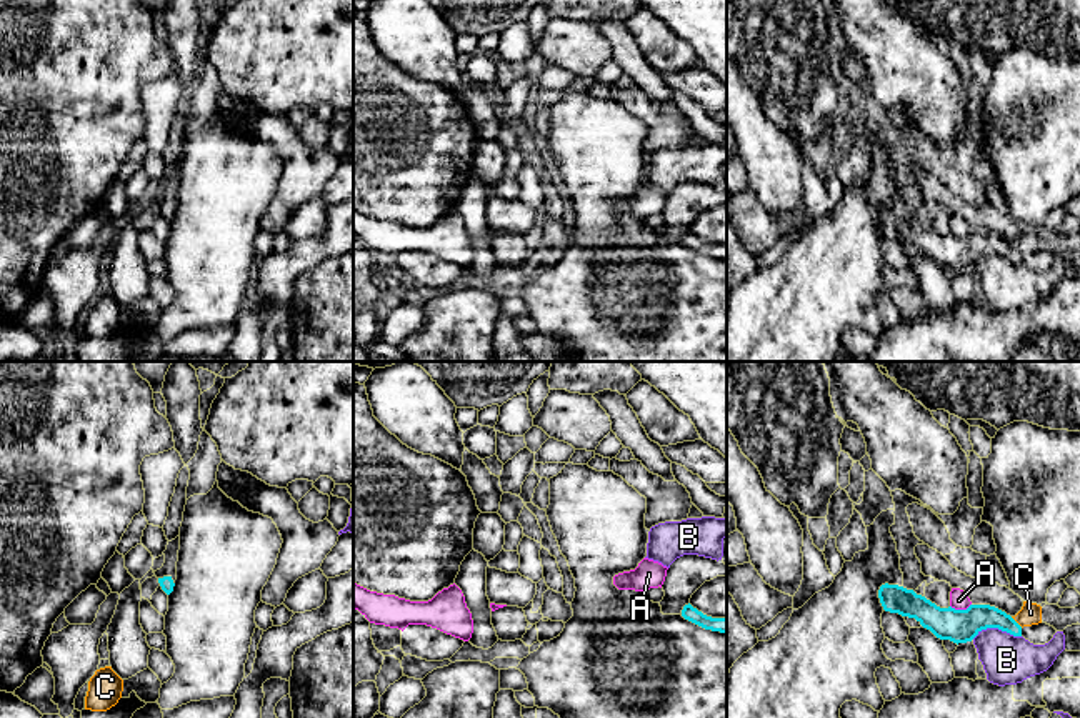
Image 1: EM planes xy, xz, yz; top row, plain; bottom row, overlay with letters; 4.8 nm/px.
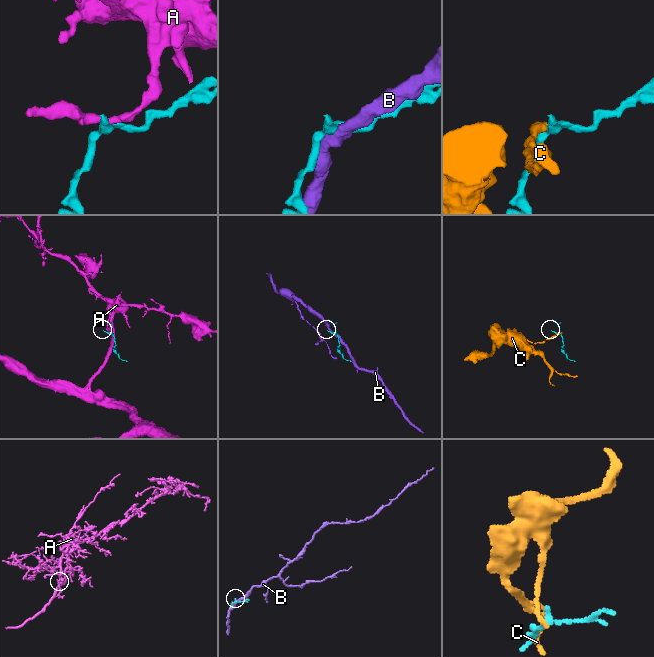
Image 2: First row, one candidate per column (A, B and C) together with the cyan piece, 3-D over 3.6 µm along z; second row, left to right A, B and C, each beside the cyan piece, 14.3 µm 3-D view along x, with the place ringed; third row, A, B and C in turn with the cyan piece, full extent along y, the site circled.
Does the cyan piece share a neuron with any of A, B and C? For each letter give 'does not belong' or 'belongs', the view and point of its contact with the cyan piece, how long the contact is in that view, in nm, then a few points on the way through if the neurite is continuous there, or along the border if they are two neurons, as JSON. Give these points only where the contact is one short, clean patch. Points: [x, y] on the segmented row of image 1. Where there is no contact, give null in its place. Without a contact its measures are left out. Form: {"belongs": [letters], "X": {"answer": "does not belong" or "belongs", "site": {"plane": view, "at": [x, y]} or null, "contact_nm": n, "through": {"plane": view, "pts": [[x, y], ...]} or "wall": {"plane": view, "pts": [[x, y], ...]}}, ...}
{"belongs": [], "A": {"answer": "does not belong", "site": {"plane": "yz", "at": [960, 610]}, "contact_nm": 110, "wall": {"plane": "yz", "pts": [[970, 603], [965, 608], [950, 607]]}}, "B": {"answer": "does not belong", "site": {"plane": "yz", "at": [995, 627]}, "contact_nm": 240}, "C": {"answer": "does not belong", "site": {"plane": "yz", "at": [1015, 622]}, "contact_nm": 80, "wall": {"plane": "yz", "pts": [[1010, 617], [1022, 627]]}}}

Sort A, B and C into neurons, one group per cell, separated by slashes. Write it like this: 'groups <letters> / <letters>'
groups A / B / C

